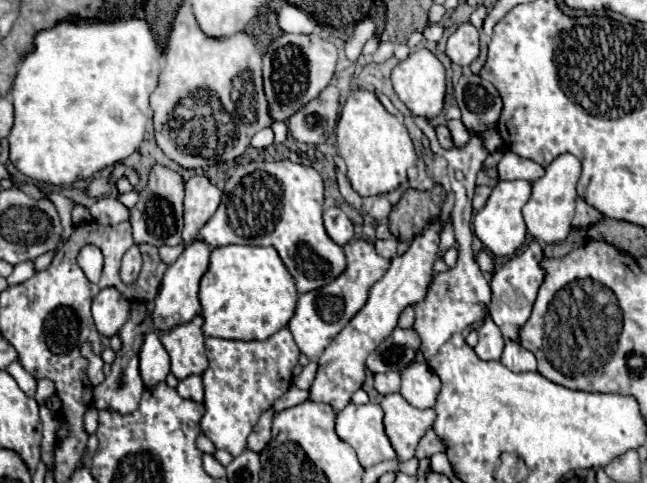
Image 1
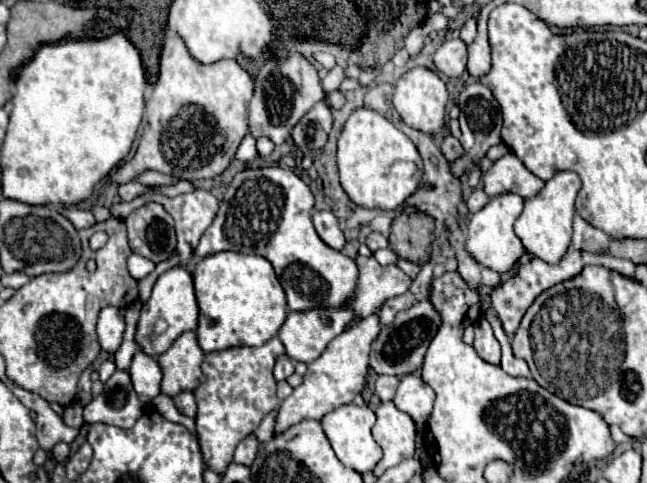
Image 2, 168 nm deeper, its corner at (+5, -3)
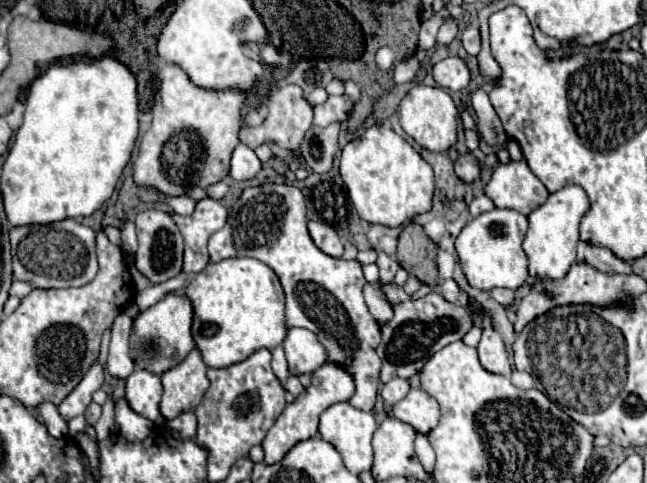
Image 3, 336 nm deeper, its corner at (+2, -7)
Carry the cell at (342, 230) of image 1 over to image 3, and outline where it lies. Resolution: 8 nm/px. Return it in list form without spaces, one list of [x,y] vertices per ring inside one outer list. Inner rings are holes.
[[[308,222],[308,230],[310,230],[310,236],[312,236],[314,244],[322,252],[326,252],[326,254],[330,254],[334,258],[342,256],[344,244],[342,244],[340,236],[336,234],[336,230],[330,224],[326,224],[326,222]]]

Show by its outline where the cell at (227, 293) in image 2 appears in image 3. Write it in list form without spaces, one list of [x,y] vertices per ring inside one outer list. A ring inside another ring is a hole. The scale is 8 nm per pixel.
[[[228,258],[210,262],[186,286],[186,296],[194,306],[192,336],[206,366],[222,368],[242,362],[258,348],[276,348],[286,336],[284,292],[282,286],[264,262],[256,258]]]

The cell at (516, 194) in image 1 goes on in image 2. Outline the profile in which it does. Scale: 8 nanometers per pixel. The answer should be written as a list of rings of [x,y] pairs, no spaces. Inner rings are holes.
[[[501,194],[493,200],[489,200],[489,204],[485,208],[481,208],[479,212],[475,212],[467,224],[467,240],[465,240],[465,250],[469,252],[469,256],[479,262],[485,268],[495,270],[497,274],[507,274],[511,272],[511,268],[515,266],[515,262],[525,254],[525,248],[521,244],[521,240],[515,236],[513,232],[513,224],[519,218],[523,210],[523,198],[517,194]]]

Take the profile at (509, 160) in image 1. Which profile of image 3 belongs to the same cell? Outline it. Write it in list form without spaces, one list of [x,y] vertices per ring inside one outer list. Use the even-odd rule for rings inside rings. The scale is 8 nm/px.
[[[524,160],[496,166],[484,192],[496,208],[512,208],[526,216],[534,208],[542,206],[550,194],[546,186],[530,172]]]

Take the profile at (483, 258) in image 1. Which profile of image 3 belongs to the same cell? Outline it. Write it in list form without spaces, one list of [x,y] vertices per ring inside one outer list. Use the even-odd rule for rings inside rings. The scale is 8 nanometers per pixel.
[[[492,288],[492,290],[490,290],[490,296],[492,296],[498,304],[502,304],[502,306],[512,304],[512,300],[514,300],[514,292],[512,292],[512,290],[506,290],[506,288]]]

